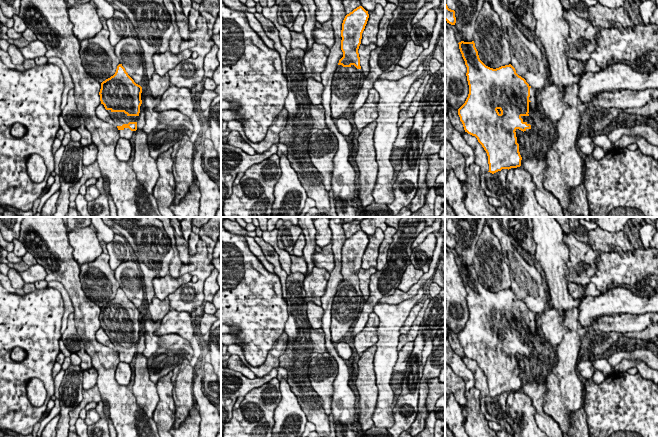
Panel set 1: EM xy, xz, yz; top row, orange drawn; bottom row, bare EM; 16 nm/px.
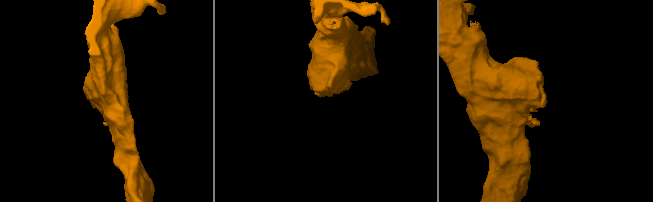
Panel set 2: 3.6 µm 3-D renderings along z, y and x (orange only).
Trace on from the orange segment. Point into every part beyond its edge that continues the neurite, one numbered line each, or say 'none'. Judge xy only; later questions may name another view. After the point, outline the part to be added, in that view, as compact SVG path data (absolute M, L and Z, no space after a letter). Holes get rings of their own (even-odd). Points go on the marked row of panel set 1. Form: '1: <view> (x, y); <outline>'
1: xy (119, 118); M107 110L113 119L116 126L122 126L123 124L128 124L129 122L137 122L139 116L128 116L124 112L112 112Z

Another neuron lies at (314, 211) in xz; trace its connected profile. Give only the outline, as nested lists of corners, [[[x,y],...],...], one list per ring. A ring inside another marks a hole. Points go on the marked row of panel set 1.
[[[330,198],[330,209],[320,210],[316,207],[310,209],[305,217],[338,217],[334,198]]]

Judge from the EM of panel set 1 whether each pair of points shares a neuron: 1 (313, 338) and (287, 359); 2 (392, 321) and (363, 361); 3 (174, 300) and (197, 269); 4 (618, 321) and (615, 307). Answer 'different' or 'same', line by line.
1: same
2: different
3: same
4: different

